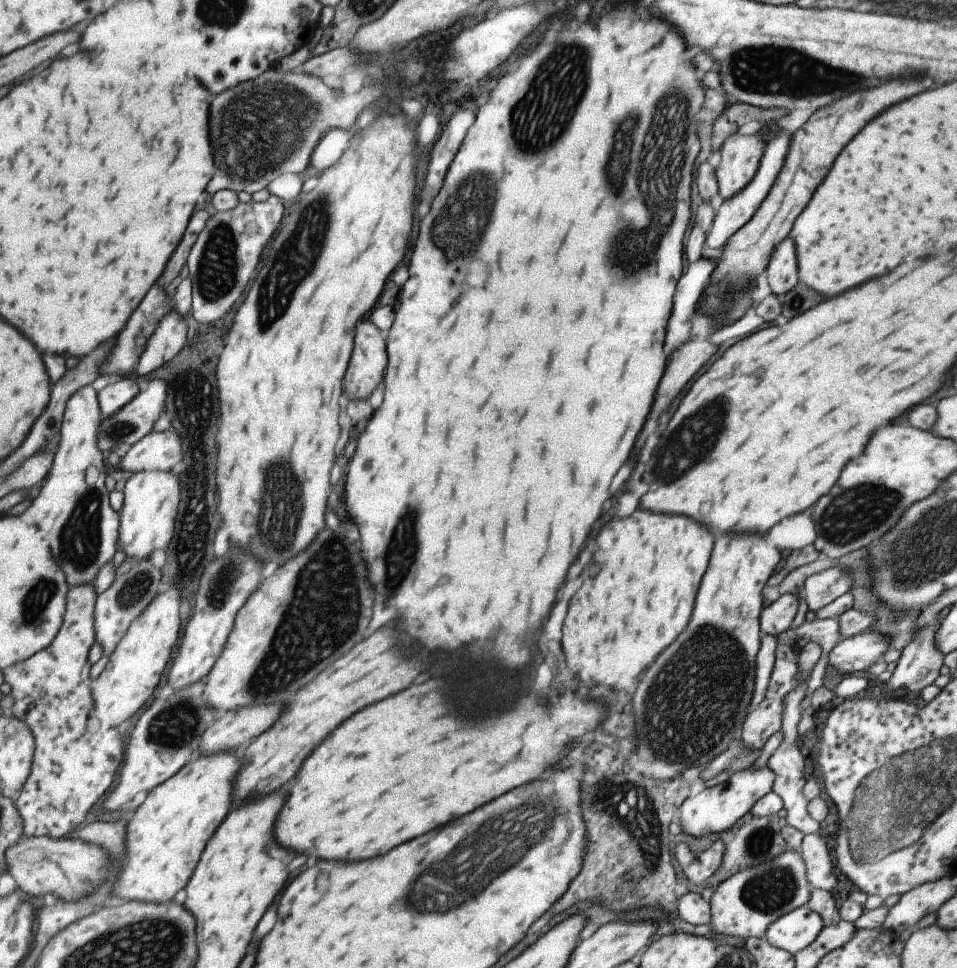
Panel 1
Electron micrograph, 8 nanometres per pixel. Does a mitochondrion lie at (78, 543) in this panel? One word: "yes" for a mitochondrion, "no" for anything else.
yes

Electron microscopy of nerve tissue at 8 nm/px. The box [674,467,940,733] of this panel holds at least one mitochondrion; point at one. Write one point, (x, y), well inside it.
(861, 510)

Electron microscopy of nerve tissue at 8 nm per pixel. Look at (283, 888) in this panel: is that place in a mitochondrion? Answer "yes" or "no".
no

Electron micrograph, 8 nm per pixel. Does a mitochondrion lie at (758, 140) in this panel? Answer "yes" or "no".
no

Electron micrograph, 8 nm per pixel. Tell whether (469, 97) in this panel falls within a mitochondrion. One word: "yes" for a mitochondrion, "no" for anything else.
no

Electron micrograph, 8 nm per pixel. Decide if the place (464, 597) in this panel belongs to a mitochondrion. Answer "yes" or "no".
no

